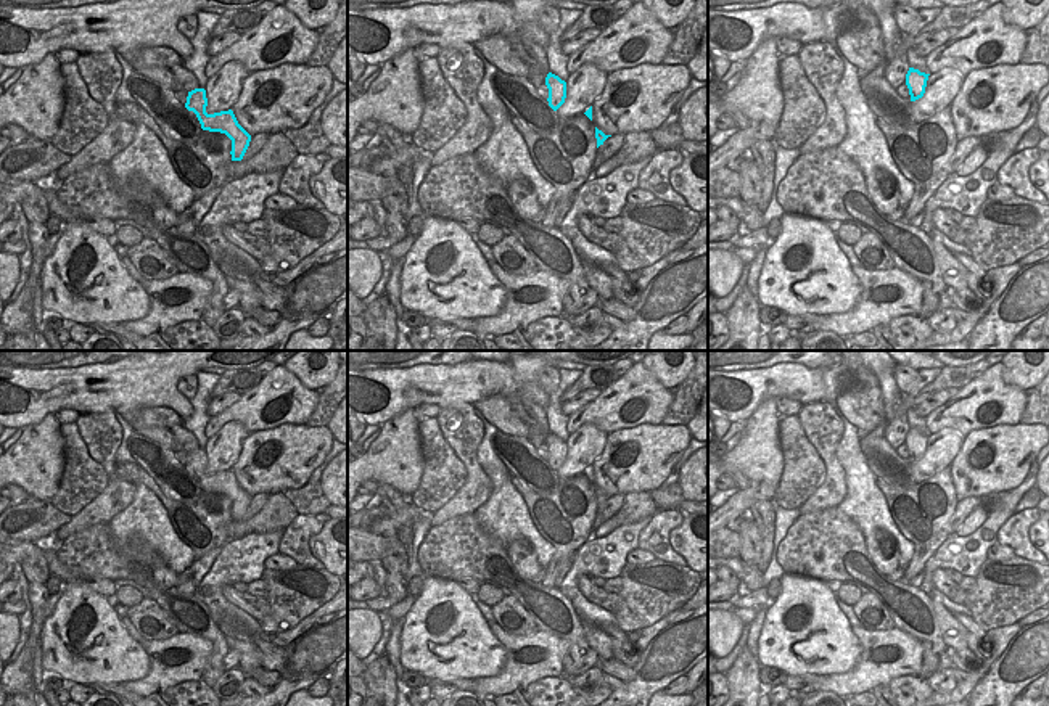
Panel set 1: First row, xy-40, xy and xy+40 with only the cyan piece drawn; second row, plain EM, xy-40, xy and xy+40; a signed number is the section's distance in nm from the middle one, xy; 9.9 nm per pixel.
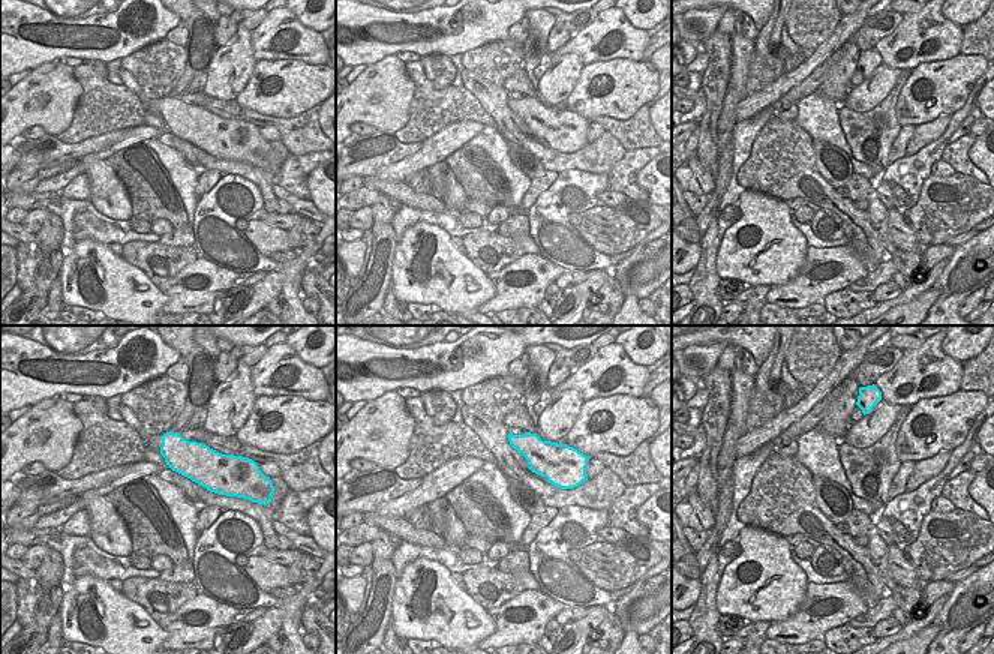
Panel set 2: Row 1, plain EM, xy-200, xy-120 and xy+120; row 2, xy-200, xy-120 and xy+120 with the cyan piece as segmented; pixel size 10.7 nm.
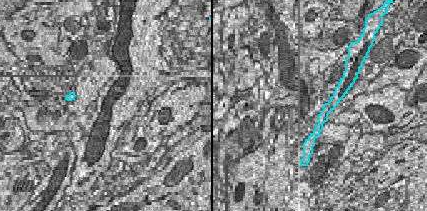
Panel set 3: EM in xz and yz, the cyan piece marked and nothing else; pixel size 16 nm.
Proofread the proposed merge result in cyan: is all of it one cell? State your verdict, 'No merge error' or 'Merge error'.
Merge error.

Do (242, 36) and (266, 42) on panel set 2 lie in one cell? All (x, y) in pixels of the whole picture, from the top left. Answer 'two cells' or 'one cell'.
two cells

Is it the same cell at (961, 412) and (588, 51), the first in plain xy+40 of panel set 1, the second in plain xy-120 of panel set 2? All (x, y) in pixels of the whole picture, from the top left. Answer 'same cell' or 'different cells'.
same cell

